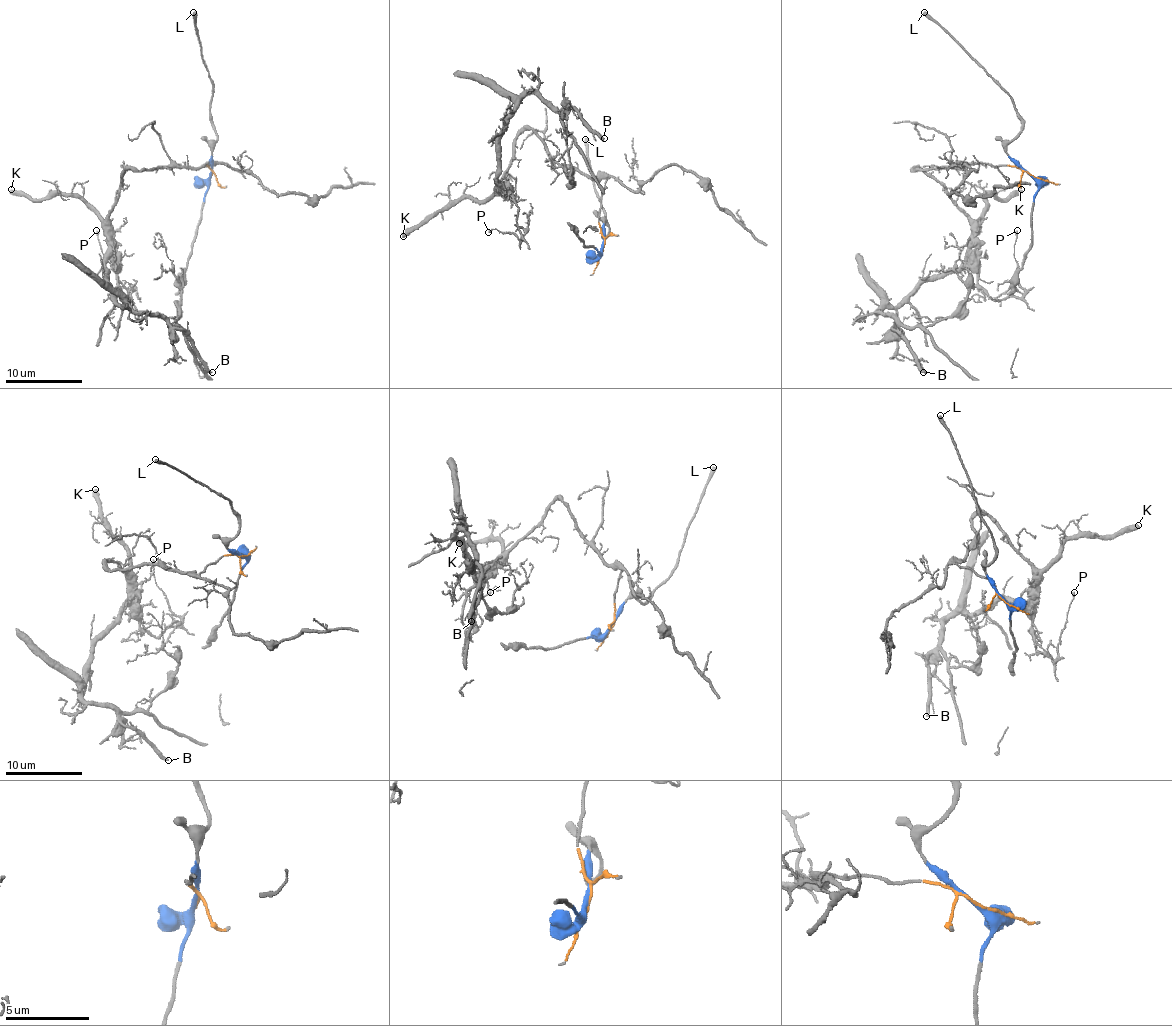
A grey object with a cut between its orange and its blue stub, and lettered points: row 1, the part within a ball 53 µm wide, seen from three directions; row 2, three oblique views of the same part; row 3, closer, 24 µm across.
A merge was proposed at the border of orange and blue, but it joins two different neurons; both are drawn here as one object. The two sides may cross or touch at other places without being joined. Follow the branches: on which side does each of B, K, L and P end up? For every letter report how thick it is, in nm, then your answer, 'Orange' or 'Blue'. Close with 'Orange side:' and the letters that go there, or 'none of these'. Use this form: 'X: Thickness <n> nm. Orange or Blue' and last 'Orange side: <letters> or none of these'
B: Thickness 320 nm. Orange
K: Thickness 480 nm. Orange
L: Thickness 400 nm. Blue
P: Thickness 190 nm. Orange
Orange side: B, K, P

